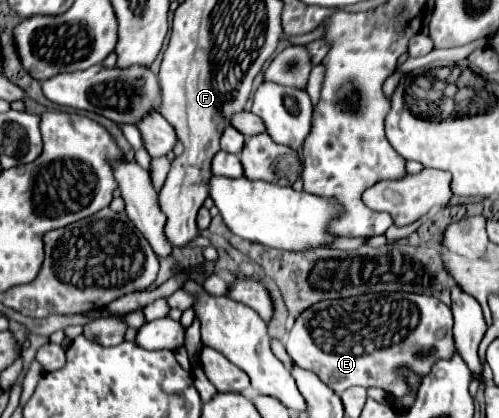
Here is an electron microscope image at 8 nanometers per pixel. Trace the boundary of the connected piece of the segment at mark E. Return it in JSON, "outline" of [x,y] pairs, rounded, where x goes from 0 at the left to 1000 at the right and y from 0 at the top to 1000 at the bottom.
{"outline":[[[818,699],[649,718],[601,751],[577,794],[573,837],[601,880],[641,900],[673,943],[705,923],[725,923],[762,928],[806,952],[826,928],[798,885],[822,885],[850,904],[878,861],[910,852],[906,742],[870,708]]]}

